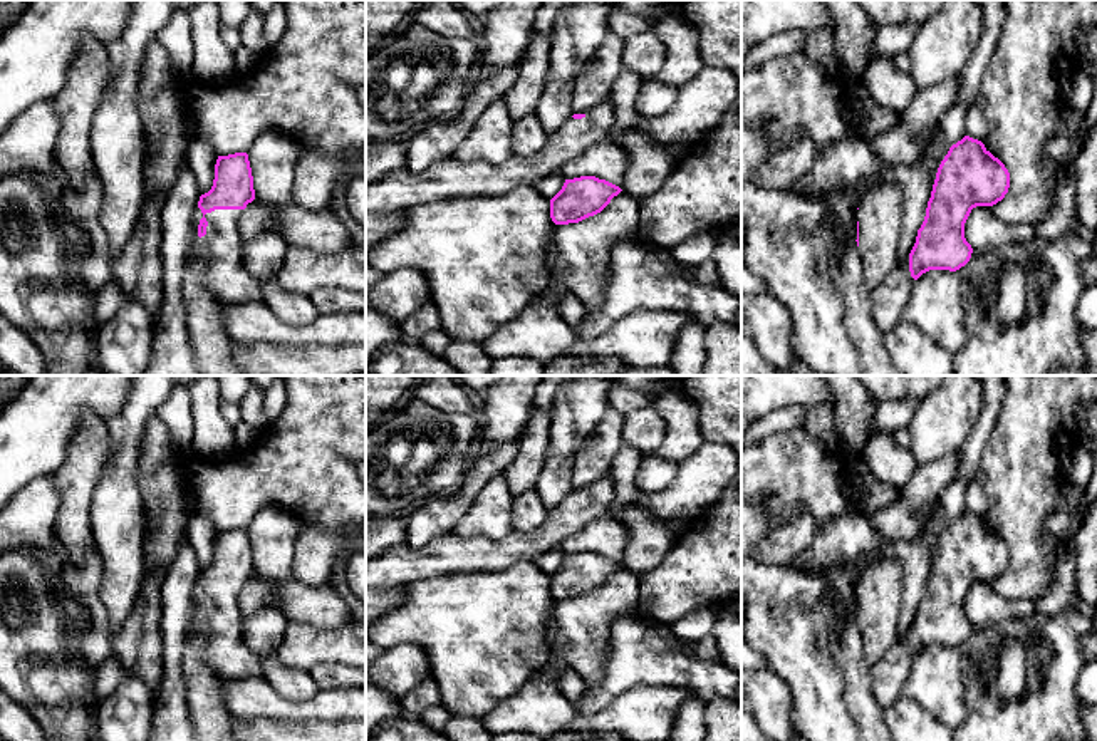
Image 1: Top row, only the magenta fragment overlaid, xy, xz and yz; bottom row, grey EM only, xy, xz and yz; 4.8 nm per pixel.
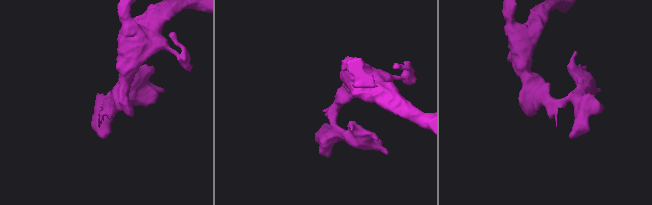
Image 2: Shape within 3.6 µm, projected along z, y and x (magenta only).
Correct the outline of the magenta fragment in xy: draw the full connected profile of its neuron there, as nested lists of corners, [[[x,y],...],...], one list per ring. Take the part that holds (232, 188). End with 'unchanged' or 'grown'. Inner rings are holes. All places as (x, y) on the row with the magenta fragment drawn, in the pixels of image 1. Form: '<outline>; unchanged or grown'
[[[248,154],[218,156],[213,186],[200,196],[193,215],[195,236],[188,263],[205,251],[210,256],[205,283],[228,303],[263,303],[260,282],[243,265],[238,233],[240,216],[253,200]]]; grown

